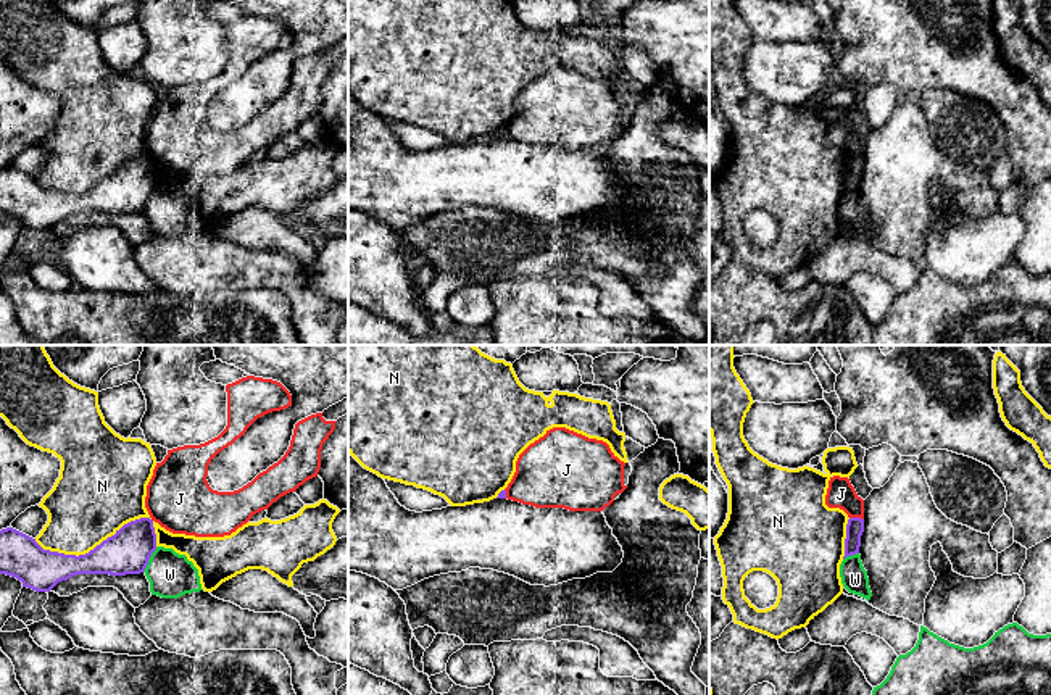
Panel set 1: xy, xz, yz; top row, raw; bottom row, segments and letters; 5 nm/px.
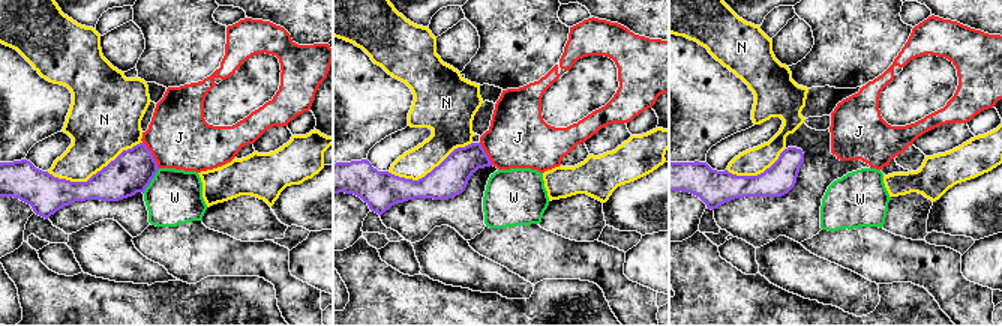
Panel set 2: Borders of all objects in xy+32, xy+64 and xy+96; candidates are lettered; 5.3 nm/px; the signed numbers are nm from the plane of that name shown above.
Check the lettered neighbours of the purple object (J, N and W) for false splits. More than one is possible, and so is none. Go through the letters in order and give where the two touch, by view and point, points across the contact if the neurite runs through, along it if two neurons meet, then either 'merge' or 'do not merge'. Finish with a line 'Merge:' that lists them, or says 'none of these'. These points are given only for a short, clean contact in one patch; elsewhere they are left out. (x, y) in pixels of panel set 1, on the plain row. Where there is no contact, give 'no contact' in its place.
J: contact yz (856, 157); border yz (850, 155), (863, 158); do not merge
N: contact xy (100, 183); do not merge
W: contact xy (149, 197); do not merge
Merge: none of these

